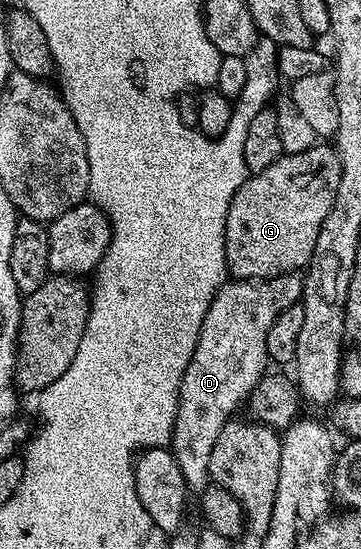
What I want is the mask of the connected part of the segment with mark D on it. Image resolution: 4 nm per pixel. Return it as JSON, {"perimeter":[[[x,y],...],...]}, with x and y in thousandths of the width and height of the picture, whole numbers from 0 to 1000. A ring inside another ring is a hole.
{"perimeter":[[[823,495],[720,510],[634,510],[601,526],[601,536],[584,546],[584,561],[573,561],[540,641],[507,678],[474,807],[479,829],[496,845],[496,860],[507,860],[507,874],[526,894],[557,896],[582,883],[579,847],[584,823],[596,823],[596,801],[607,801],[607,787],[618,787],[623,774],[654,756],[645,752],[665,740],[670,745],[681,738],[717,692],[734,687],[734,665],[748,665],[751,659],[740,641],[740,605],[751,605],[751,590],[762,590],[773,568],[831,552],[837,519],[837,501]]]}

